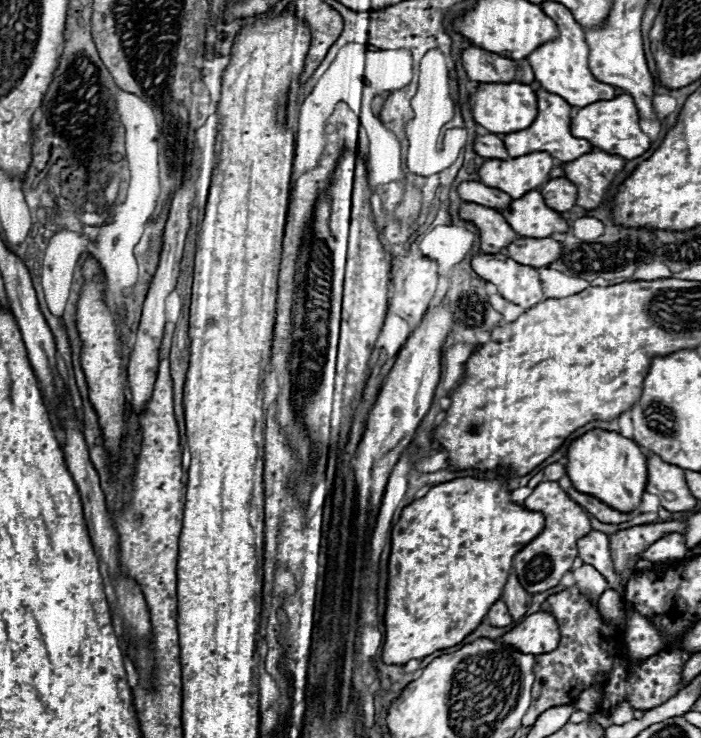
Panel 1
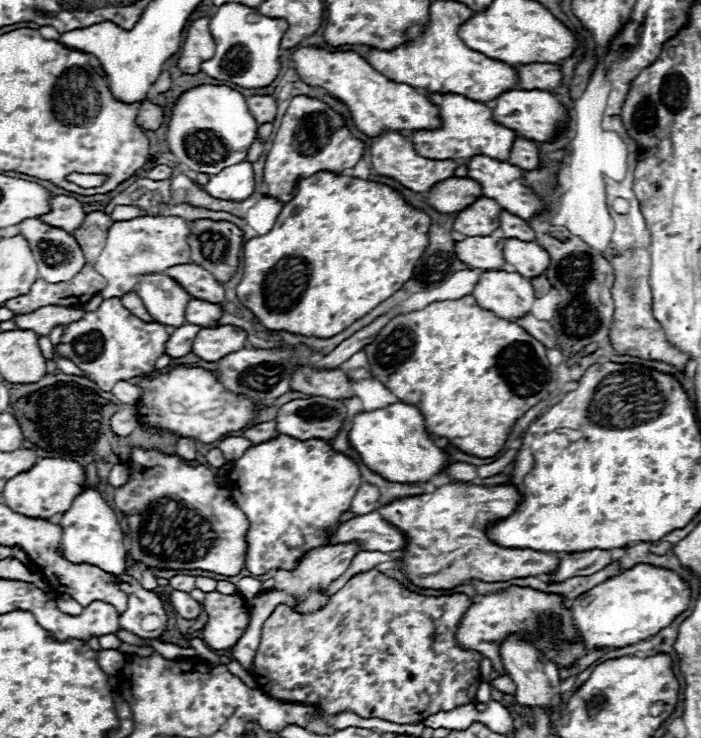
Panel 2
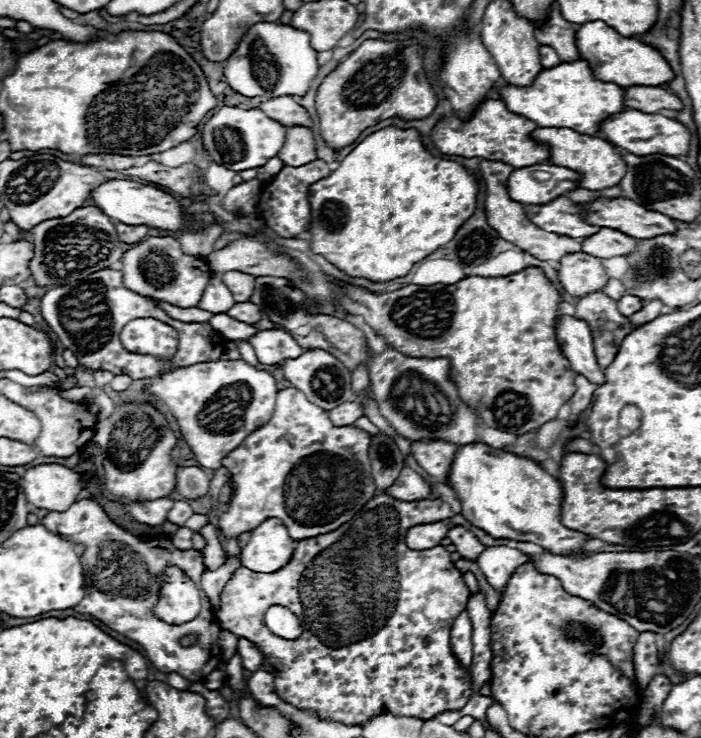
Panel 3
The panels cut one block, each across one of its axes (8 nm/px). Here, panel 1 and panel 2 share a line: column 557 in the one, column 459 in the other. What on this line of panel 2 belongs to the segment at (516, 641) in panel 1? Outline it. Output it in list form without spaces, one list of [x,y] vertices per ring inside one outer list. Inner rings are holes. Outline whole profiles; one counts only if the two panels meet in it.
[[[512,586],[500,594],[488,594],[480,602],[474,602],[466,610],[464,618],[460,620],[460,626],[456,630],[456,644],[462,650],[480,652],[484,658],[488,658],[494,664],[494,668],[500,674],[506,674],[502,668],[498,646],[506,636],[514,632],[528,634],[534,646],[542,650],[548,660],[560,666],[568,666],[576,658],[586,654],[582,644],[576,644],[576,630],[572,624],[572,614],[568,608],[562,606],[562,598],[554,594],[536,592],[532,588],[518,588],[518,586]]]

